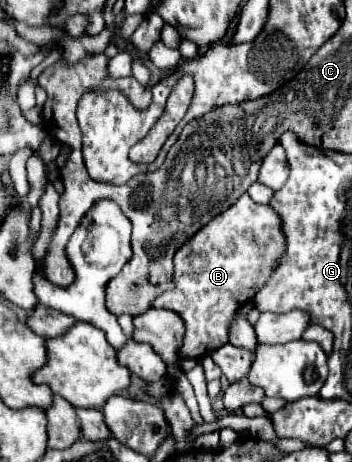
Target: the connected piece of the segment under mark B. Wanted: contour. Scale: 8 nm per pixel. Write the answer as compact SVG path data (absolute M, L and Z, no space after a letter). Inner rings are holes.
M248 193L176 251L176 287L156 297L152 307L170 309L182 317L186 327L180 347L182 359L200 359L228 343L228 323L234 313L256 295L256 289L268 281L272 265L282 251L284 237L280 237L280 217L276 217L268 205L254 203Z

